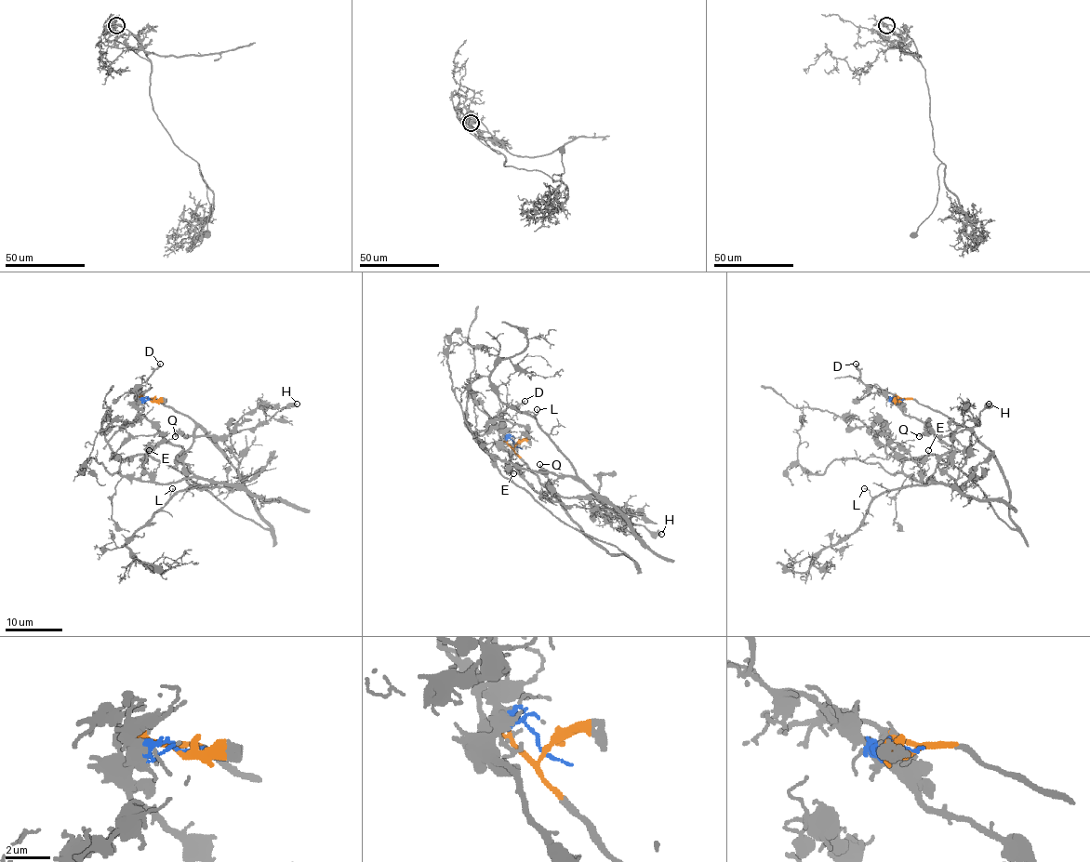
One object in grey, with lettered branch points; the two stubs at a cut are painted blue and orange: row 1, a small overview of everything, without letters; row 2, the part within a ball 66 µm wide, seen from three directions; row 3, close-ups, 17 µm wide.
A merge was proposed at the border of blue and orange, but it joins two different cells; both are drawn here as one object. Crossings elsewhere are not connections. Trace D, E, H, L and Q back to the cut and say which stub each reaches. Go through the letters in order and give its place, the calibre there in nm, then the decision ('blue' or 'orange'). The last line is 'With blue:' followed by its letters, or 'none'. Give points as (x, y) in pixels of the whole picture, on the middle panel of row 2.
D: at (525, 401); 240 nm thick; blue
E: at (513, 473); 140 nm thick; blue
H: at (661, 534); 380 nm thick; orange
L: at (537, 409); 110 nm thick; blue
Q: at (539, 464); 240 nm thick; orange
With blue: D, E, L

